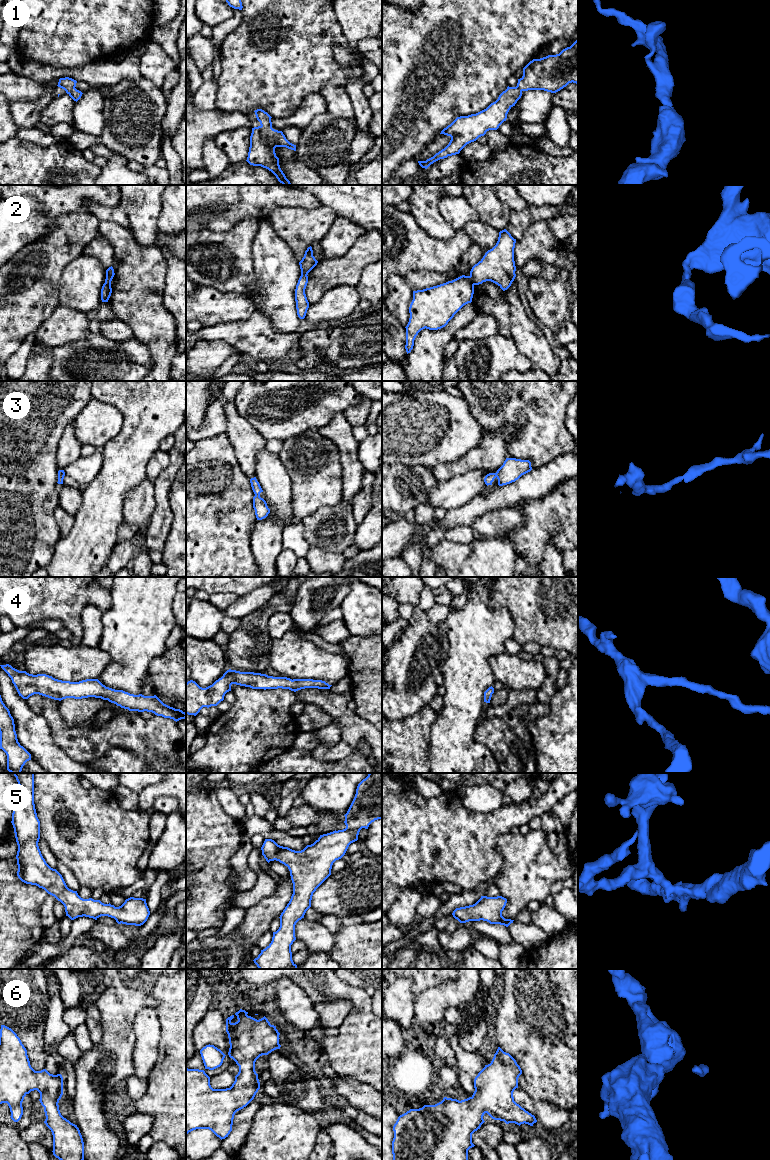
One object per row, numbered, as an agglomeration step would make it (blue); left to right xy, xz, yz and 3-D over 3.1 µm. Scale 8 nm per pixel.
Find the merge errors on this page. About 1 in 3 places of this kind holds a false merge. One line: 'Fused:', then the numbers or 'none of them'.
Fused: 2, 3, 4

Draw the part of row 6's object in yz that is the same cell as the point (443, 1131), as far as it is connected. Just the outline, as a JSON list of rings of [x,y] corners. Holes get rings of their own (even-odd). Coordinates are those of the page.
[[[498,1047],[491,1063],[485,1065],[475,1077],[475,1091],[471,1097],[461,1101],[444,1097],[435,1105],[410,1109],[398,1117],[393,1126],[393,1160],[468,1160],[468,1150],[475,1146],[472,1134],[485,1122],[485,1113],[506,1124],[533,1126],[537,1122],[535,1116],[517,1104],[513,1097],[521,1074],[516,1060]]]

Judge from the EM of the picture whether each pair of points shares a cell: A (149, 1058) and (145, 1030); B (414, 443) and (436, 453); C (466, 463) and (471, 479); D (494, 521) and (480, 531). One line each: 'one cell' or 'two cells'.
A: one cell
B: one cell
C: two cells
D: one cell

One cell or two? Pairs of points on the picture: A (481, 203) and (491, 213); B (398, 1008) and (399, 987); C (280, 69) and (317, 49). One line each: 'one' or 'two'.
A: one
B: one
C: one

